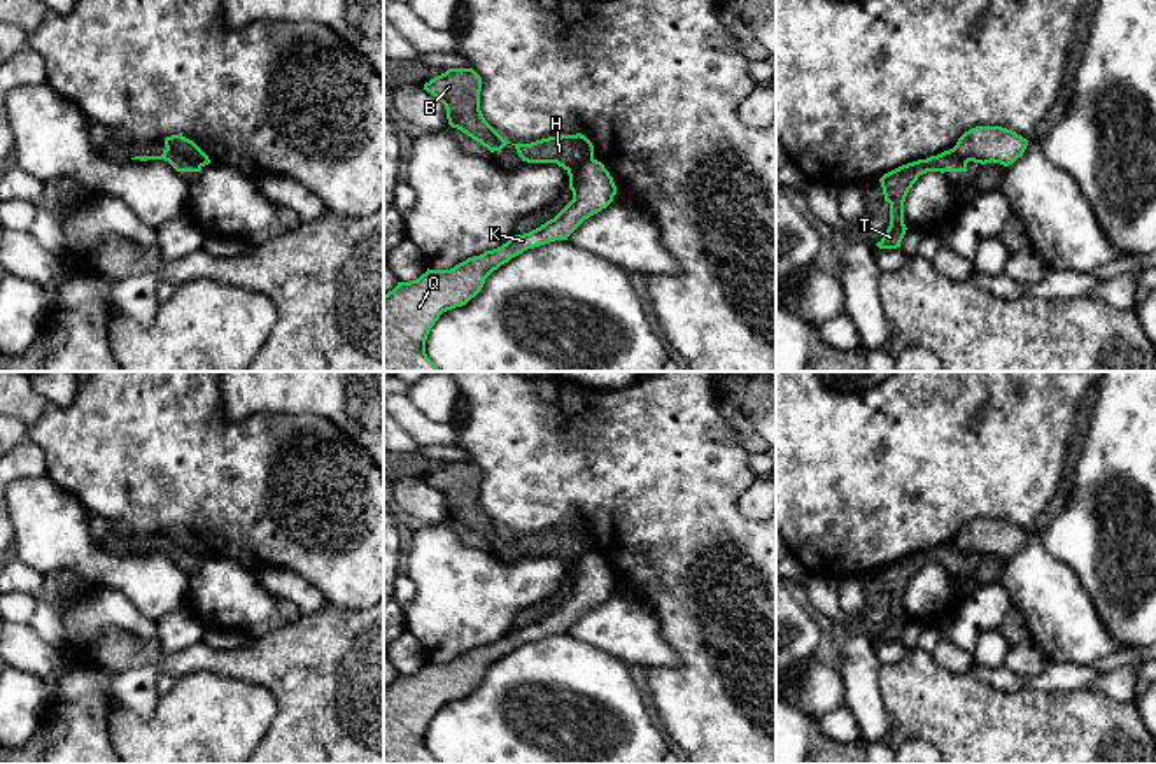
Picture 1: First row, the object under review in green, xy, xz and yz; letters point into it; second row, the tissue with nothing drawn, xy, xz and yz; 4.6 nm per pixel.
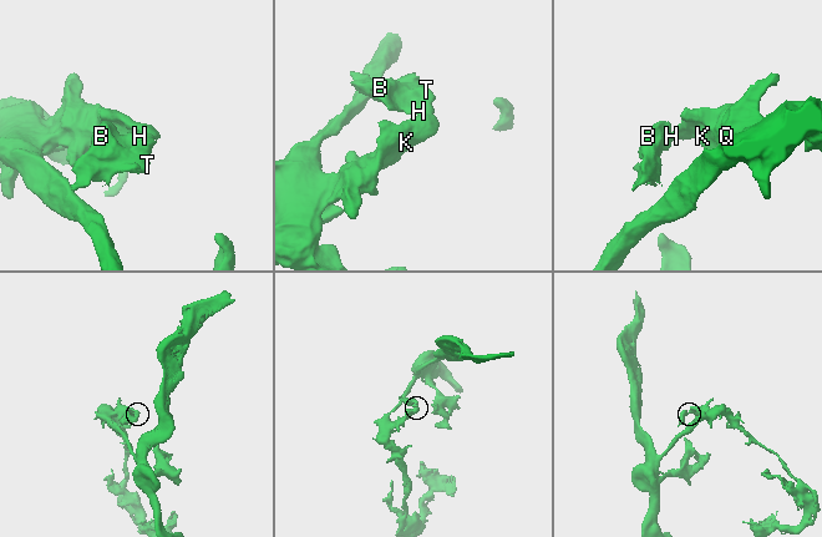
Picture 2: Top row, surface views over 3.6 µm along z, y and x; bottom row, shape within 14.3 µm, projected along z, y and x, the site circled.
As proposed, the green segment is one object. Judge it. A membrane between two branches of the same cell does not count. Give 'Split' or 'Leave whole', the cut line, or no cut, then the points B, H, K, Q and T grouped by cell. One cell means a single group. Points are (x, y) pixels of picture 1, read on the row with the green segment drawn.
Split. Split along xy (165, 142), (202, 165). Groups: B H T / K Q

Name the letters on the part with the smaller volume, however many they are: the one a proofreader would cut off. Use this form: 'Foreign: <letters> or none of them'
Foreign: B, H, T

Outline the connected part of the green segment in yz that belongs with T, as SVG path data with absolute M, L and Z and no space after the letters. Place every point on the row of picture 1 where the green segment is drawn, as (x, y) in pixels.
M949 149L937 156L918 159L885 173L879 182L883 187L885 202L890 203L890 226L885 237L876 244L879 249L900 247L907 230L904 224L906 196L918 177L927 172L967 172L967 163L956 154L955 149Z

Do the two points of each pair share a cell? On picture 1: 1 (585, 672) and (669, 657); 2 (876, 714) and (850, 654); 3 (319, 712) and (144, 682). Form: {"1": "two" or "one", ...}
{"1": "two", "2": "one", "3": "two"}

